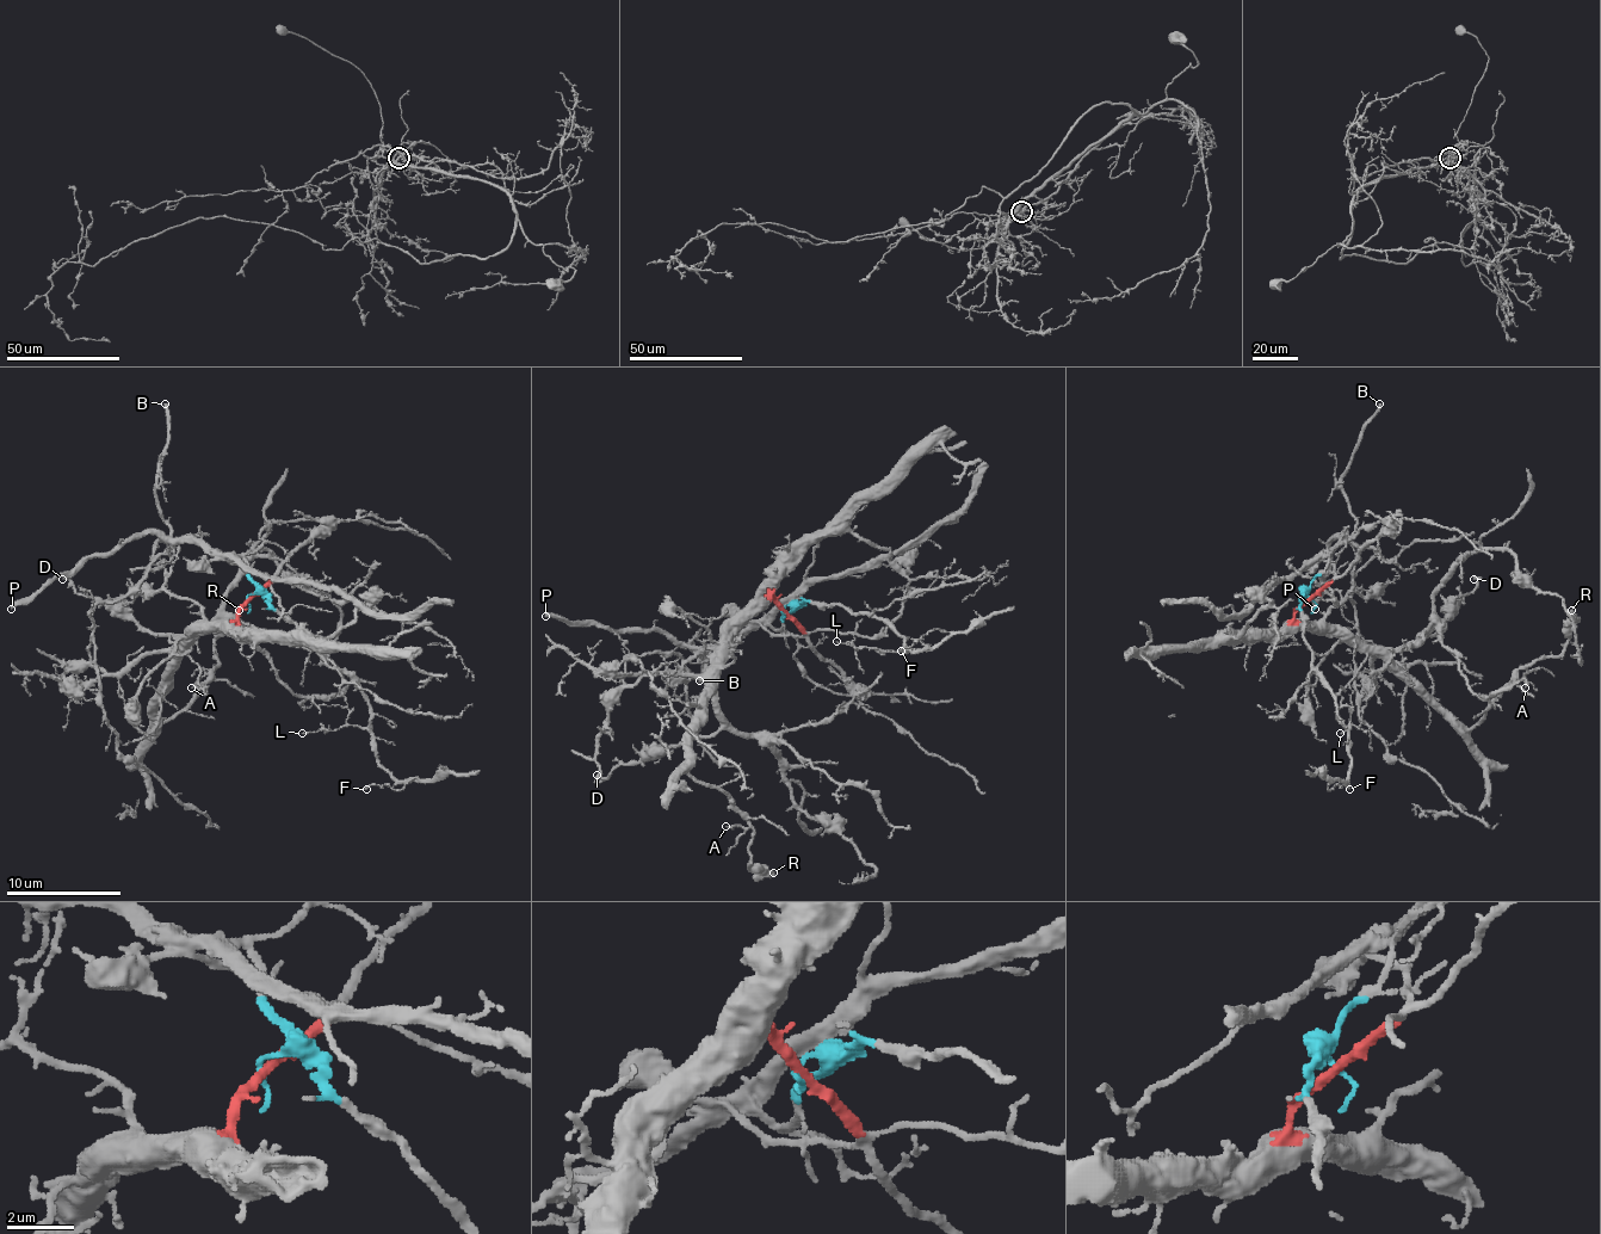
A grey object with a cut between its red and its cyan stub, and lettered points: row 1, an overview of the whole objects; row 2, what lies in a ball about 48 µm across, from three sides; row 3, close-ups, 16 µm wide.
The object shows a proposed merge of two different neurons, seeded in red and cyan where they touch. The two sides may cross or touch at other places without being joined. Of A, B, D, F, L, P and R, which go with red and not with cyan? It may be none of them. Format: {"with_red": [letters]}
{"with_red": ["A", "D", "R"]}

